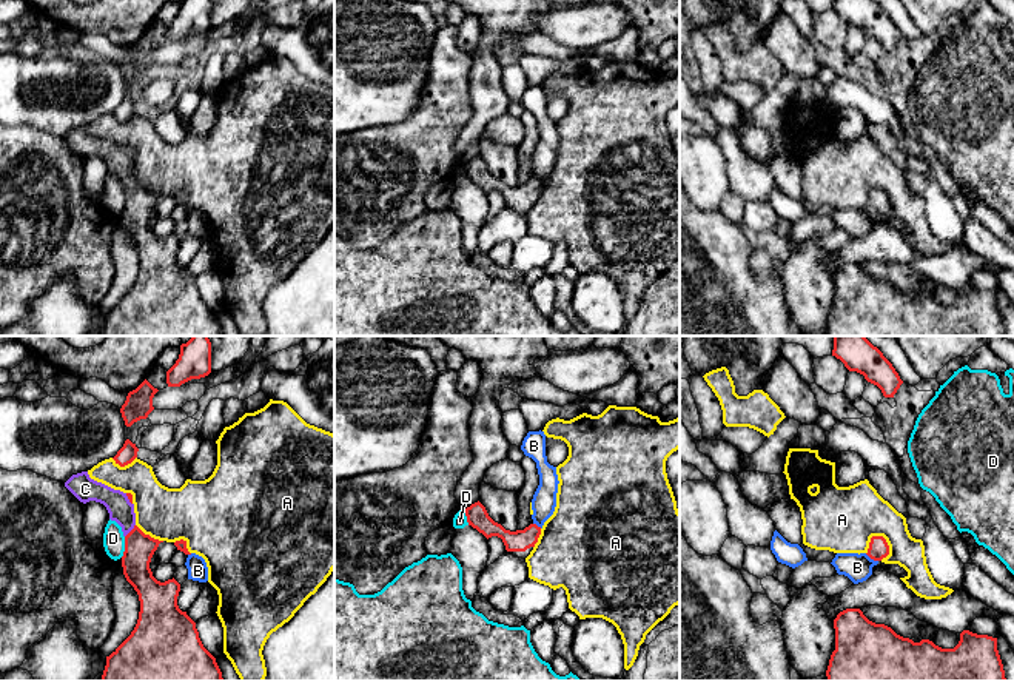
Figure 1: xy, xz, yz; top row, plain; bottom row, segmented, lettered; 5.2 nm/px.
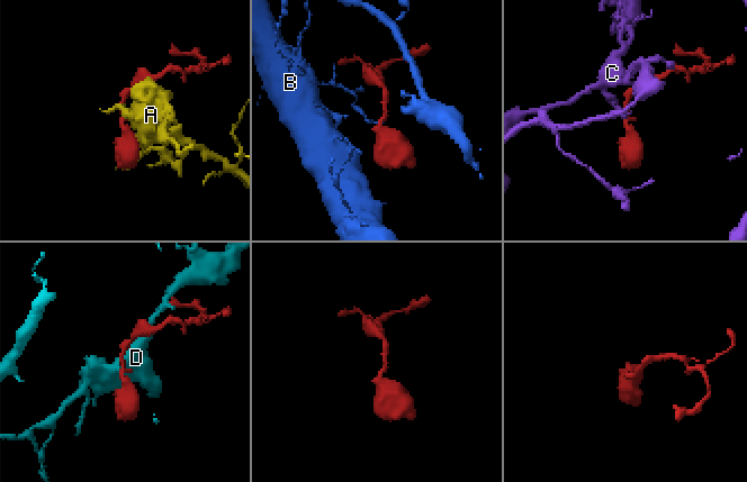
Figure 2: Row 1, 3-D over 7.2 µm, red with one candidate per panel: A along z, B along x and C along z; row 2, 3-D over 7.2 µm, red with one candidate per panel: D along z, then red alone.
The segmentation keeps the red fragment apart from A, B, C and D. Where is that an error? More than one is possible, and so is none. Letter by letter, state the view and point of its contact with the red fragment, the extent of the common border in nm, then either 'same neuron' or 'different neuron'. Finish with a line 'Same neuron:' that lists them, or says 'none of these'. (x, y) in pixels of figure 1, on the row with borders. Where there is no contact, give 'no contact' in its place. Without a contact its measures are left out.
A: meets red in yz at (871, 538); contact 140 nm long; different neuron
B: meets red in yz at (871, 558); contact 80 nm long; different neuron
C: meets red in xy at (131, 530); contact 90 nm long; same neuron
D: meets red in xy at (125, 547); contact 110 nm long; different neuron
Same neuron: C

